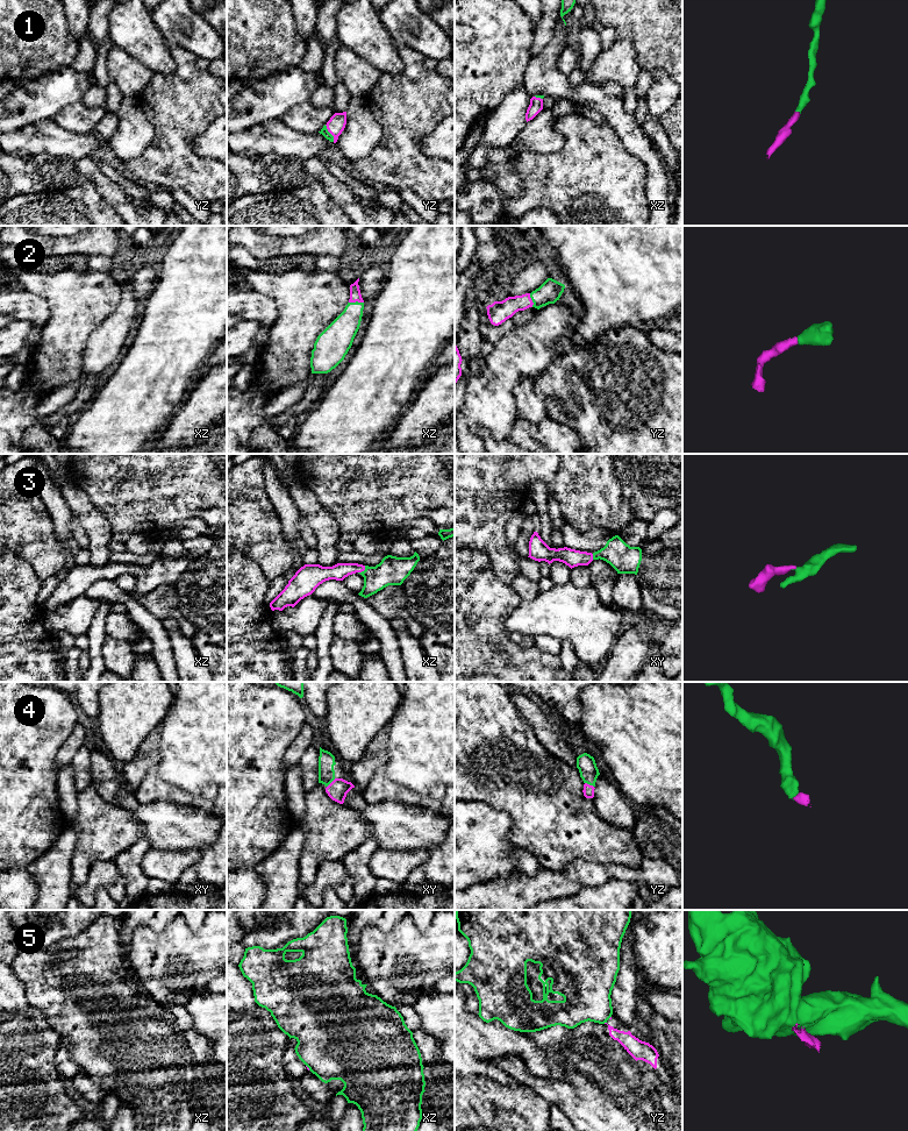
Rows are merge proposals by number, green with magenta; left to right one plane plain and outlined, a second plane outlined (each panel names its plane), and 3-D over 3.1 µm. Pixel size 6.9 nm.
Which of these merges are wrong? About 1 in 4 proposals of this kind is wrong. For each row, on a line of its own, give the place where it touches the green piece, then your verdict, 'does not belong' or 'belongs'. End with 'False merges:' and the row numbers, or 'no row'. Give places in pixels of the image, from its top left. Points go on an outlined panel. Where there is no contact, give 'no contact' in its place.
1: meets green in yz at (329, 133); belongs
2: meets green in xz at (356, 301); belongs
3: meets green in xz at (364, 570); belongs
4: meets green in yz at (590, 784); belongs
5: meets green in yz at (605, 1022); does not belong
False merges: 5

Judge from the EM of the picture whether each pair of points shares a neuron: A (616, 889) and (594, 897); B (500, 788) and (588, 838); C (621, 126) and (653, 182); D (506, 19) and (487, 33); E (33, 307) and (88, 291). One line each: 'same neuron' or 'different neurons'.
A: same neuron
B: same neuron
C: same neuron
D: same neuron
E: different neurons

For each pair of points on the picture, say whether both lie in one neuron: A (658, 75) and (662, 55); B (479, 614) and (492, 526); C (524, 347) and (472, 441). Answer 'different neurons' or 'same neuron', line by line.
A: different neurons
B: different neurons
C: same neuron

